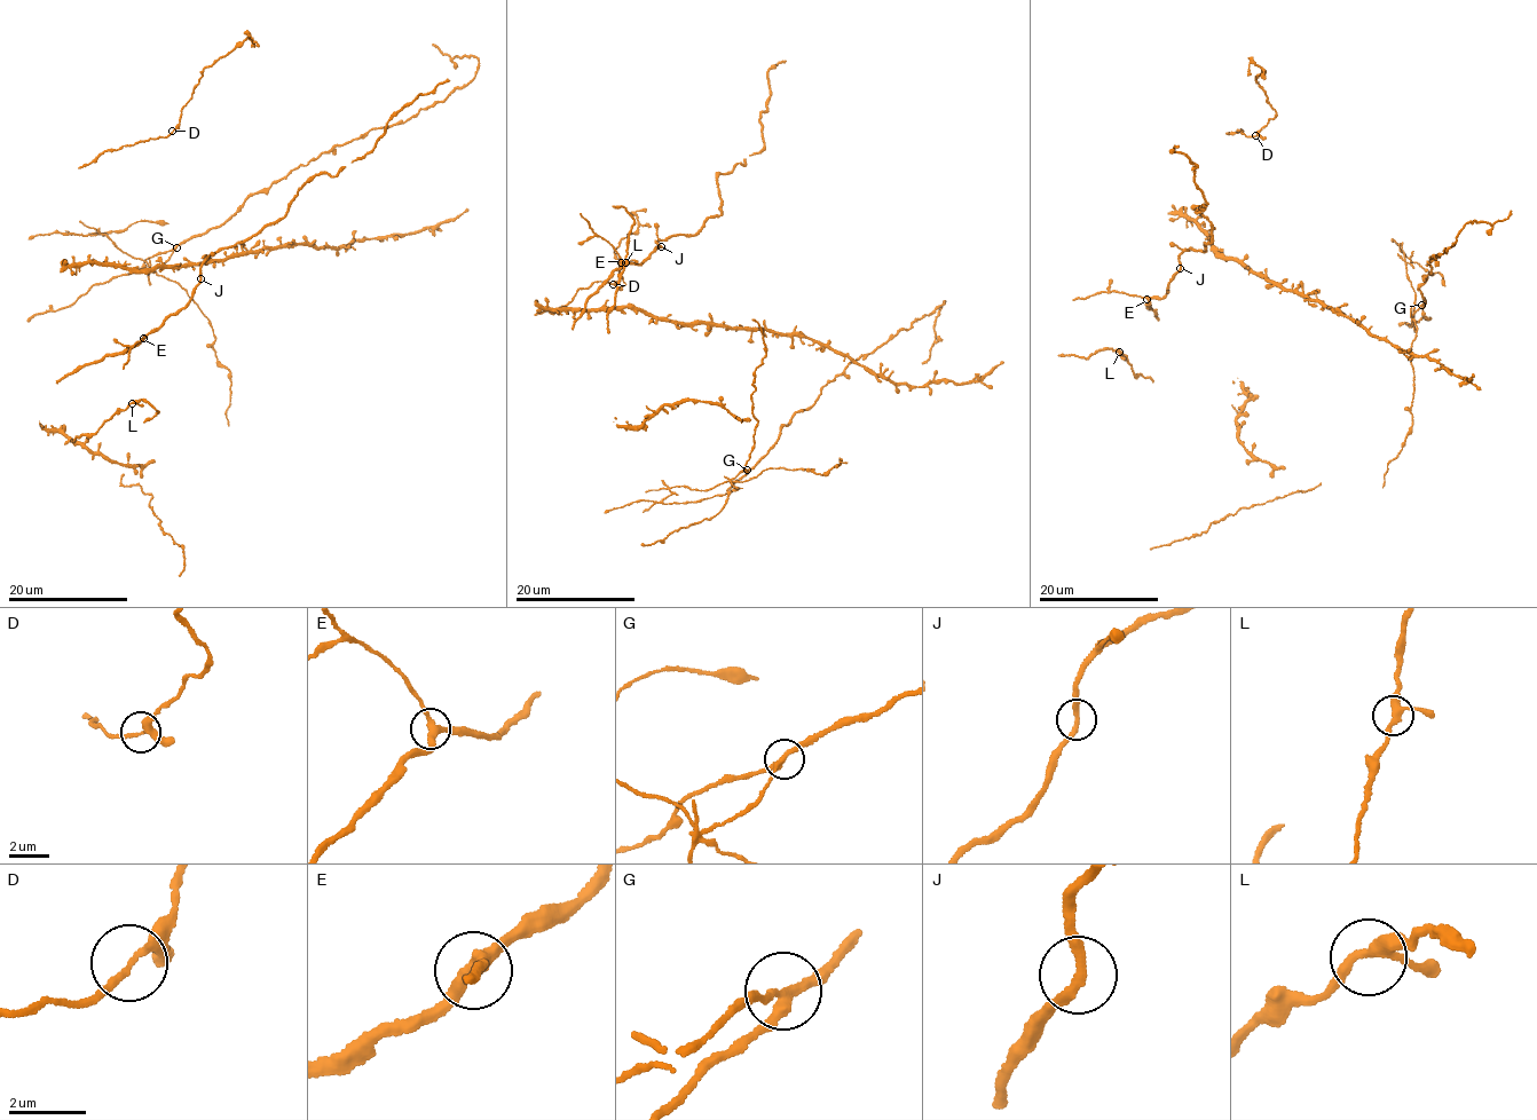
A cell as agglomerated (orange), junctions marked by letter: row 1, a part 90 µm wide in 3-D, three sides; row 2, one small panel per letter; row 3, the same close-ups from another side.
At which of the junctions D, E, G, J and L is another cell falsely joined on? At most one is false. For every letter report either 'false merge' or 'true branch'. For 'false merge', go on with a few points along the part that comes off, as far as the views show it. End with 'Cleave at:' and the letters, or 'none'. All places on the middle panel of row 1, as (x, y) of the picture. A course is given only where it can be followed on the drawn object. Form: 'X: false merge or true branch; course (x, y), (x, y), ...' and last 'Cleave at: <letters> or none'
D: true branch
E: true branch
G: false merge; course (748, 470), (733, 481), (750, 480), (769, 468), (812, 470), (821, 475), (837, 467), (840, 458), (848, 462)
J: true branch
L: true branch
Cleave at: G

